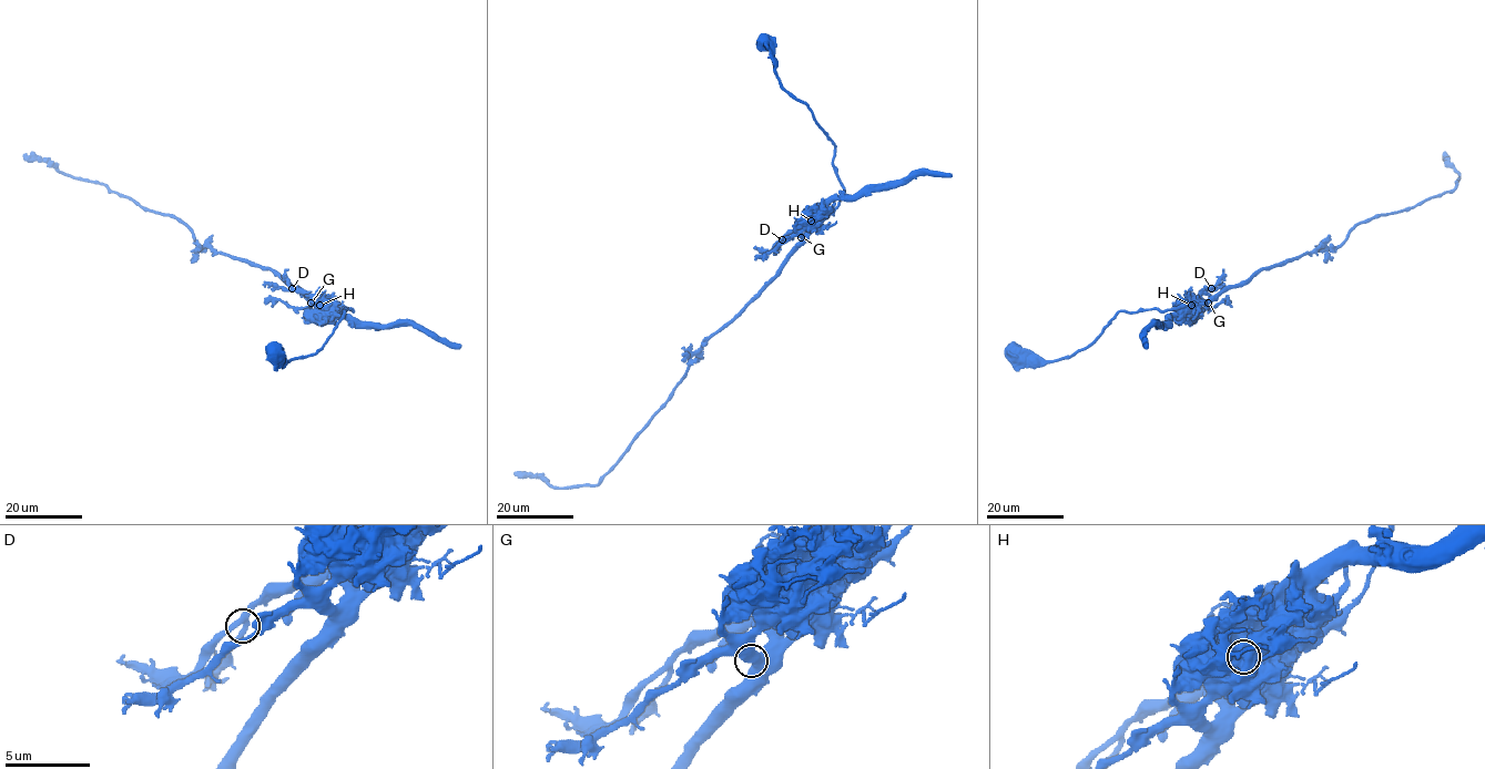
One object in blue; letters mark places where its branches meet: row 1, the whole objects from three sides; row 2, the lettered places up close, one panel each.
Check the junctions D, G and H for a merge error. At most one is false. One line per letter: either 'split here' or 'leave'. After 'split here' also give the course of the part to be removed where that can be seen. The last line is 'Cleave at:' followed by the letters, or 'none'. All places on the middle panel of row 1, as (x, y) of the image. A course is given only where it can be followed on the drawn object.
D: leave
G: leave
H: split here | (811, 221), (834, 200), (890, 188), (919, 174), (952, 176)
Cleave at: H

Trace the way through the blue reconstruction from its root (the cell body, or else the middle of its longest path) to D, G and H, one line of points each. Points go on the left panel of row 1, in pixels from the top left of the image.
D: (274, 350), (286, 361), (313, 356), (334, 331), (343, 313), (353, 311), (321, 304), (292, 288)
G: (274, 350), (286, 361), (313, 356), (334, 331), (343, 313), (353, 311), (343, 306), (311, 303)
H: (274, 350), (286, 361), (313, 356), (334, 331), (343, 313), (353, 311), (343, 306), (321, 306)

